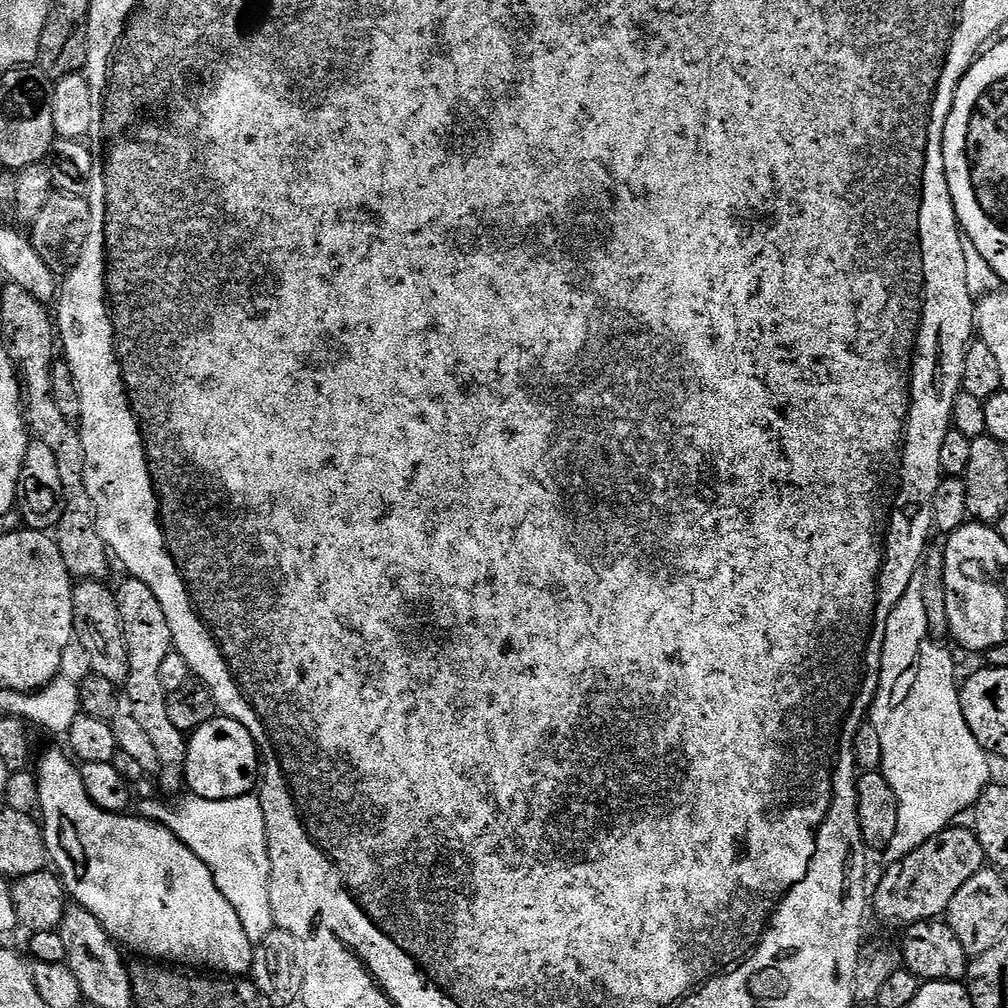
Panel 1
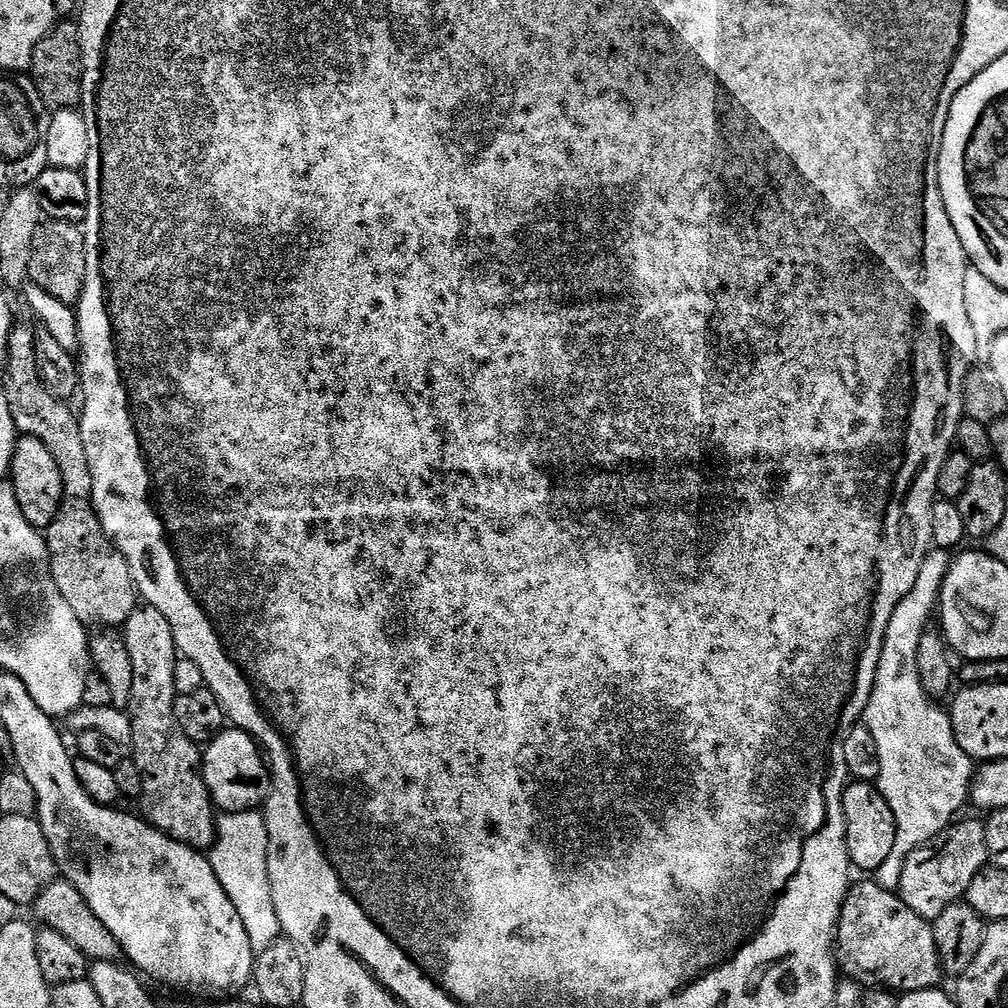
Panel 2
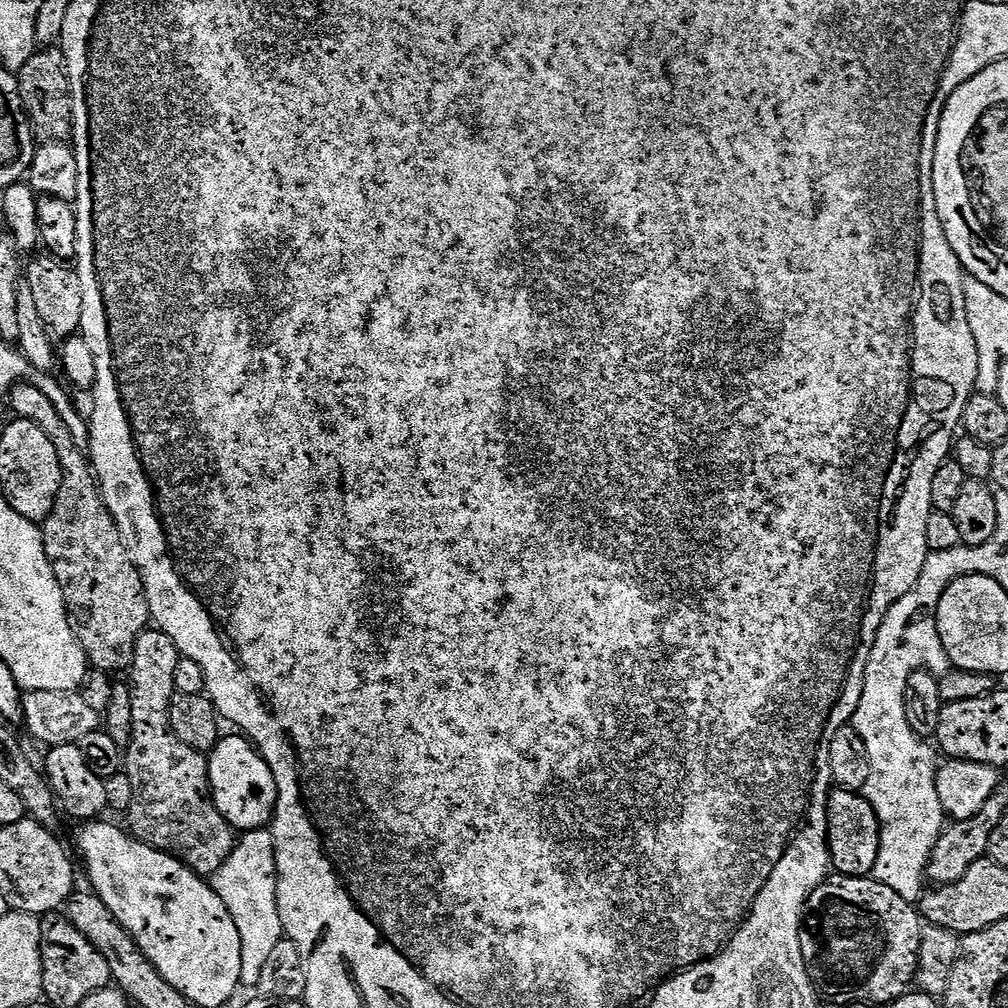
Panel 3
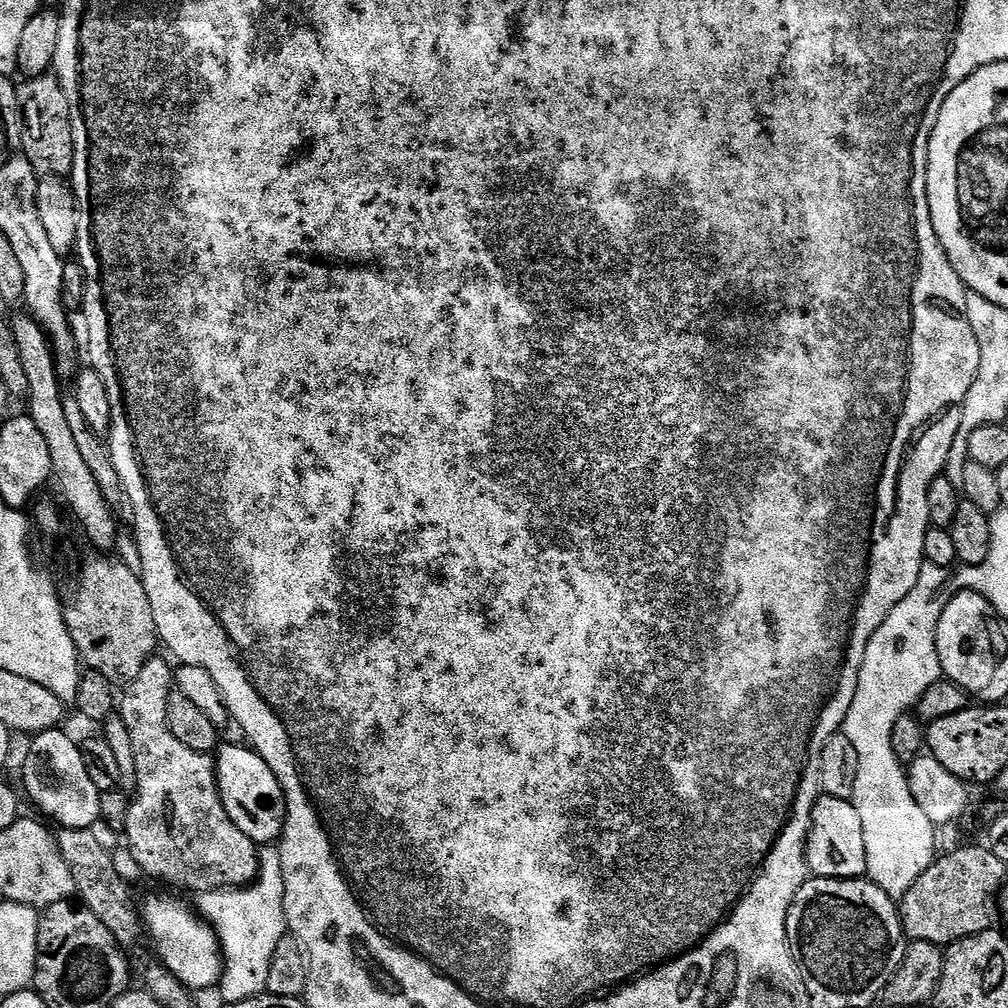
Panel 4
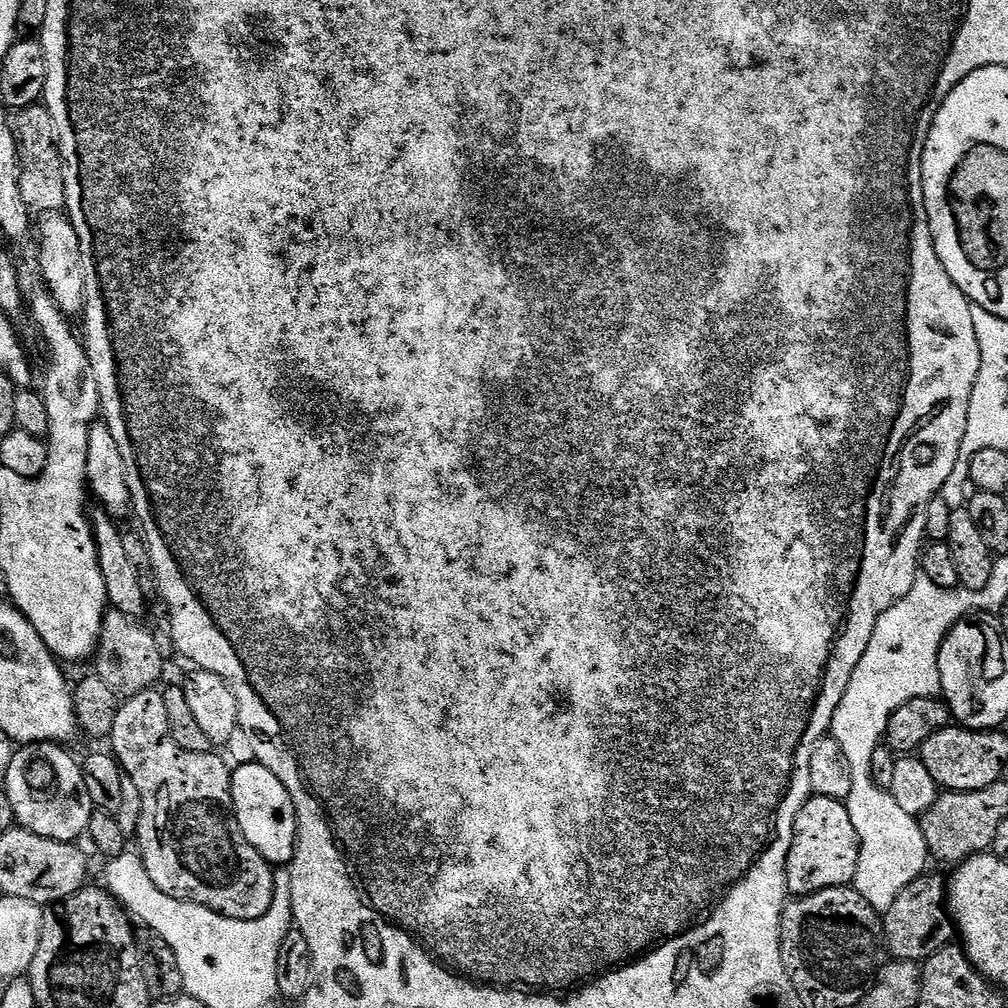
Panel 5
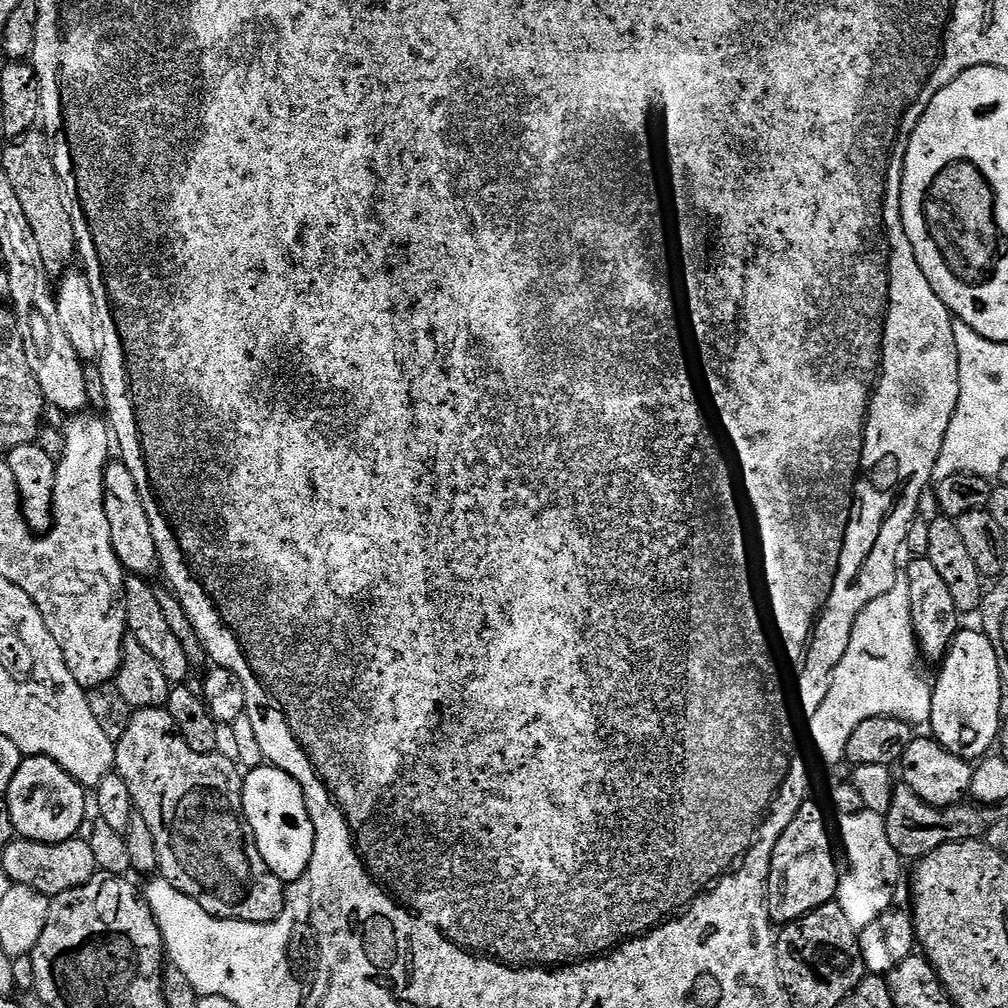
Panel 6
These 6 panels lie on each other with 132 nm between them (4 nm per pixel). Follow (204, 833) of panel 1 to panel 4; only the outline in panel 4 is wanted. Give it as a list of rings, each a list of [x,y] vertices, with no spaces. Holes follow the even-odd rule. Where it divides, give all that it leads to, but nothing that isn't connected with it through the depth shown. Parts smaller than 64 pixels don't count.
[[[279,847],[260,848],[260,875],[253,883],[242,888],[226,888],[223,892],[201,892],[198,900],[199,915],[215,929],[224,954],[224,973],[220,975],[218,993],[225,1005],[261,995],[268,987],[274,950],[288,932]]]

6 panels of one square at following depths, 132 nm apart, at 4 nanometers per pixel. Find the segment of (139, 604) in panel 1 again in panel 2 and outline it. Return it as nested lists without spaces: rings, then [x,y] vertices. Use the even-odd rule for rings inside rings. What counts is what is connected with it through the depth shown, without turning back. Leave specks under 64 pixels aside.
[[[138,606],[130,614],[128,621],[123,624],[122,635],[126,642],[126,650],[130,650],[130,662],[134,665],[134,690],[132,691],[132,703],[130,705],[130,715],[132,718],[132,747],[130,749],[130,756],[131,759],[136,761],[138,774],[142,774],[142,794],[138,801],[138,807],[141,810],[139,809],[139,811],[142,813],[143,819],[153,824],[158,831],[166,834],[172,840],[177,840],[197,850],[211,849],[212,845],[216,843],[216,821],[218,819],[218,812],[213,805],[212,796],[208,793],[207,786],[204,785],[203,775],[200,773],[202,768],[202,752],[193,740],[186,738],[186,734],[182,734],[182,730],[174,718],[174,702],[177,698],[176,687],[174,686],[174,666],[178,659],[178,649],[174,642],[174,630],[170,630],[170,622],[166,622],[166,617],[158,610],[147,606]]]

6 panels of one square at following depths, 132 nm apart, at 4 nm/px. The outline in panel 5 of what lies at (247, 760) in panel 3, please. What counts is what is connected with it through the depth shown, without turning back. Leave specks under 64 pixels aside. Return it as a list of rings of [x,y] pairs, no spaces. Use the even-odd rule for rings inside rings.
[[[249,762],[232,773],[232,805],[238,826],[242,834],[246,834],[246,842],[250,842],[268,864],[291,865],[296,853],[296,811],[286,786],[282,786],[266,766]]]

